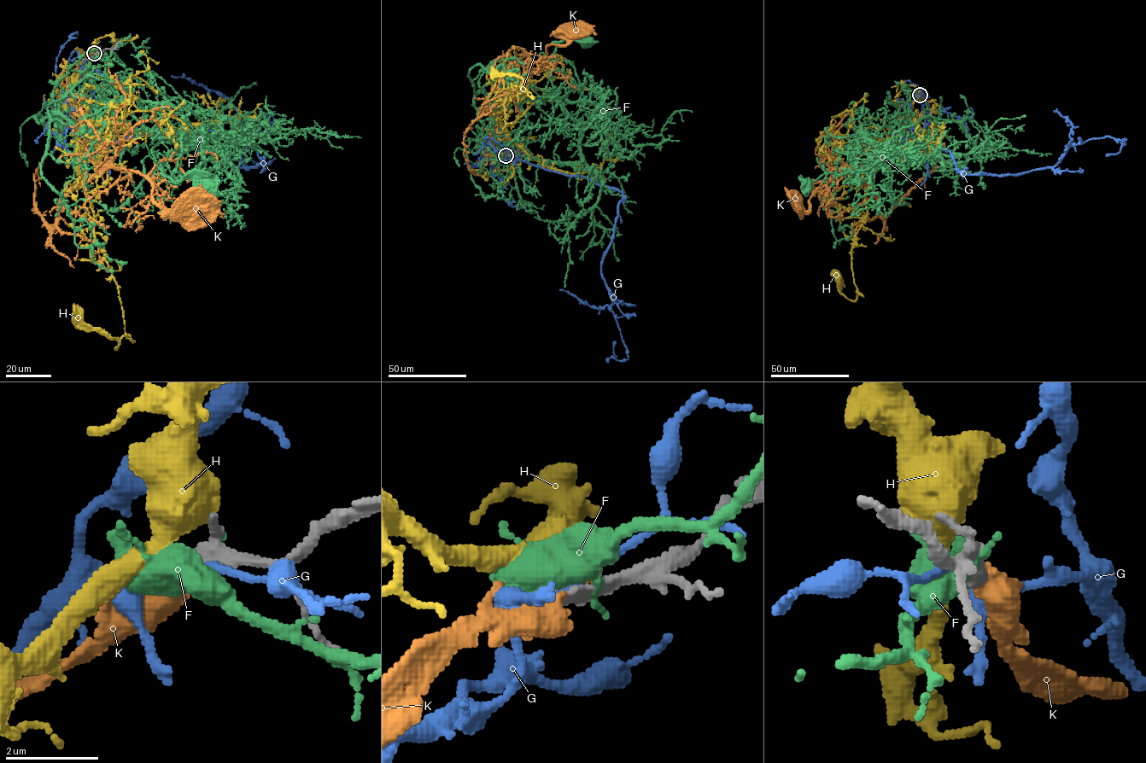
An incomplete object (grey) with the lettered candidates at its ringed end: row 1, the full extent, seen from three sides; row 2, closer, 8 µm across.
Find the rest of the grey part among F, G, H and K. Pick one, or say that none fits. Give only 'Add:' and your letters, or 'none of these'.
Add: K

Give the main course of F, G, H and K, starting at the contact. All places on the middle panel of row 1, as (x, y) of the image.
F: (506, 154), (514, 144), (535, 160), (582, 160), (581, 126), (550, 71), (555, 43), (585, 42)
G: (505, 155), (491, 166), (485, 137), (622, 192), (601, 273), (628, 358), (615, 358), (615, 341)
H: (506, 154), (490, 142), (511, 97), (494, 114), (495, 104), (518, 86), (528, 93), (521, 78), (494, 75)
K: (505, 155), (493, 163), (485, 148), (497, 122), (499, 104), (543, 61), (547, 46), (567, 43), (571, 30)

